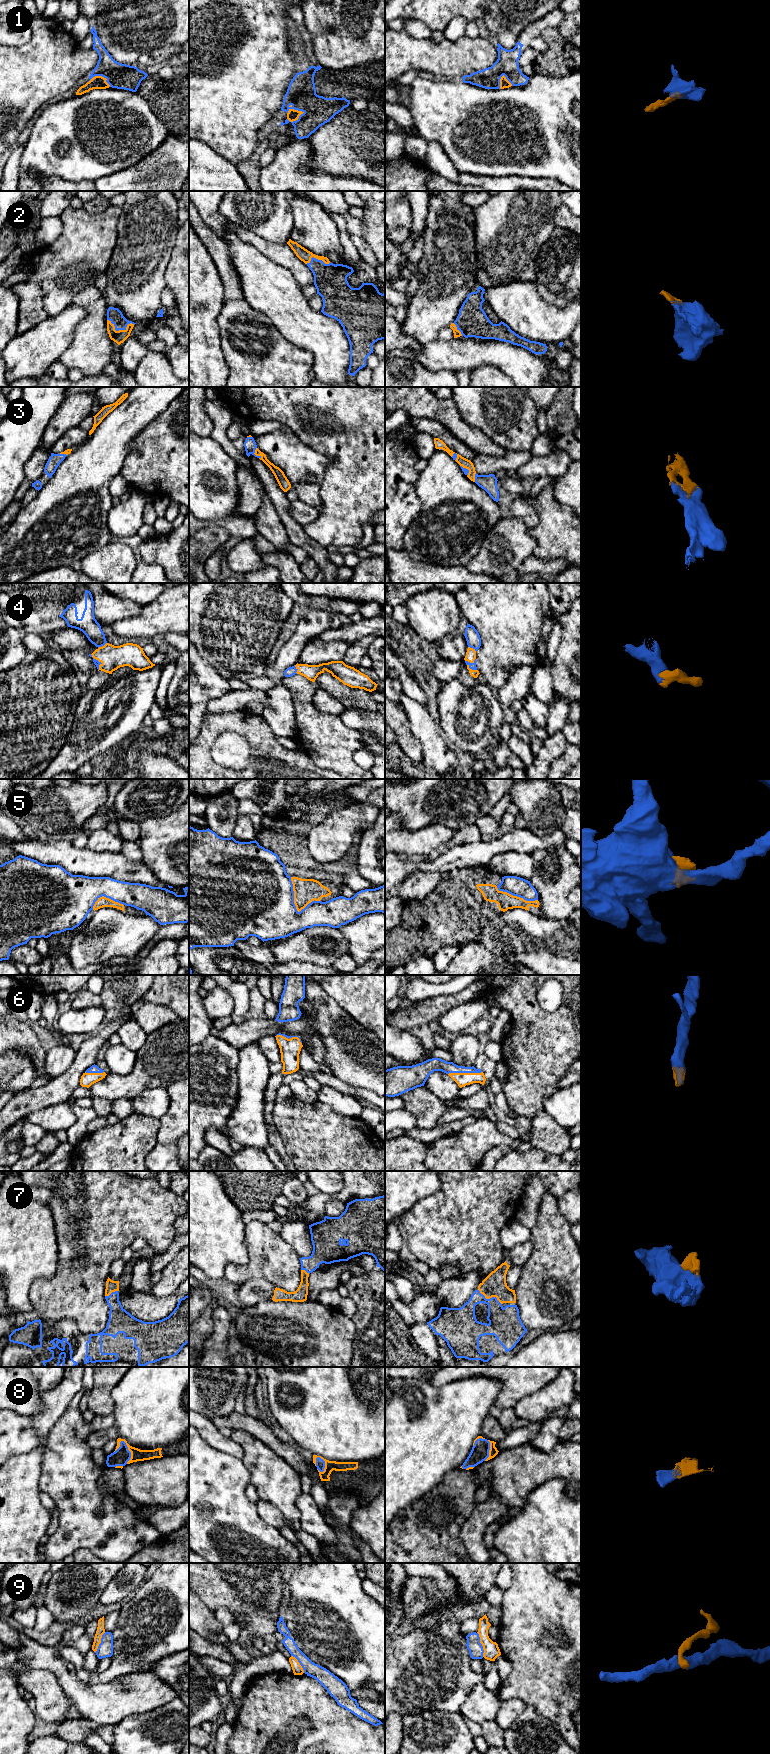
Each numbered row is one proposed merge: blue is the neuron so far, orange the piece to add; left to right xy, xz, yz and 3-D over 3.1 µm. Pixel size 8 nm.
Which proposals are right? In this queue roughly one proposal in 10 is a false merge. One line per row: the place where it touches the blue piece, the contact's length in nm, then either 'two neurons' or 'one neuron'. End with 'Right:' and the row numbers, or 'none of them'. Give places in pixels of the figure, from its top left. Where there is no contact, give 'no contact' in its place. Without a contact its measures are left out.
1: contact xz (296, 120); length 160 nm; one neuron
2: contact xy (120, 329); length 220 nm; one neuron
3: contact xz (254, 452); length 100 nm; one neuron
4: contact yz (469, 662); length 90 nm; one neuron
5: contact xz (294, 905); length 300 nm; two neurons
6: contact yz (464, 1072); length 280 nm; one neuron
7: contact yz (490, 1298); length 240 nm; one neuron
8: contact xy (129, 1451); length 200 nm; one neuron
9: contact yz (481, 1644); length 200 nm; two neurons
Right: 1, 2, 3, 4, 6, 7, 8

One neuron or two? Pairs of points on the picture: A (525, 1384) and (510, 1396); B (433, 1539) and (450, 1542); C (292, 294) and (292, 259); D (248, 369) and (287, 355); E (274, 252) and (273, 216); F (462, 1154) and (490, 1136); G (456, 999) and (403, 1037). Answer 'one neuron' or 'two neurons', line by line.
A: one neuron
B: one neuron
C: two neurons
D: one neuron
E: two neurons
F: one neuron
G: two neurons

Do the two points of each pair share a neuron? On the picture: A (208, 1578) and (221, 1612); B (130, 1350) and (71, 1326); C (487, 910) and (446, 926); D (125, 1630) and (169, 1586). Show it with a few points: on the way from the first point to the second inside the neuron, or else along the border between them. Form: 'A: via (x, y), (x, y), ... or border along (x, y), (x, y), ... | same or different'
A: border along (214, 1610), (219, 1607), (226, 1607), (235, 1616) | different
B: via (114, 1350), (89, 1349), (82, 1342) | same
C: via (477, 914), (456, 920) | same
D: via (136, 1619), (158, 1597) | same

